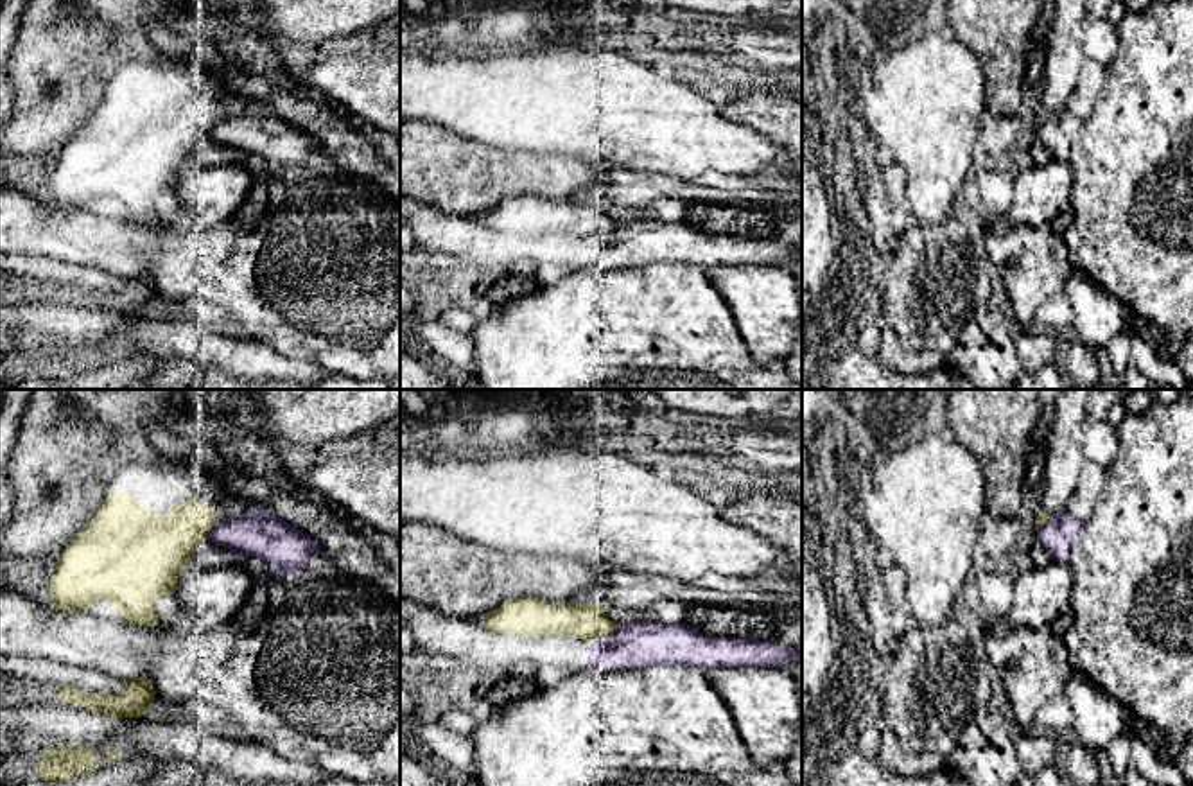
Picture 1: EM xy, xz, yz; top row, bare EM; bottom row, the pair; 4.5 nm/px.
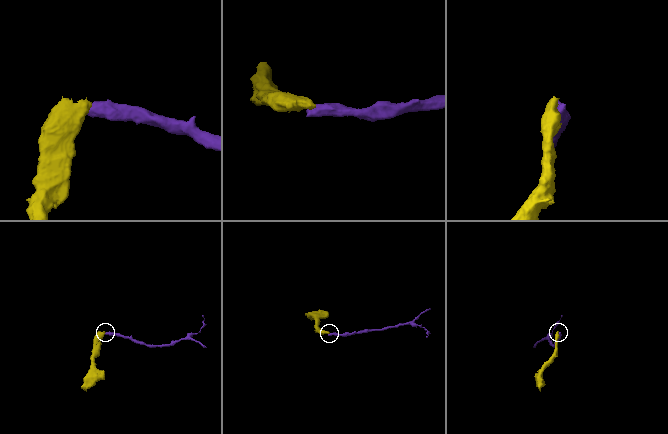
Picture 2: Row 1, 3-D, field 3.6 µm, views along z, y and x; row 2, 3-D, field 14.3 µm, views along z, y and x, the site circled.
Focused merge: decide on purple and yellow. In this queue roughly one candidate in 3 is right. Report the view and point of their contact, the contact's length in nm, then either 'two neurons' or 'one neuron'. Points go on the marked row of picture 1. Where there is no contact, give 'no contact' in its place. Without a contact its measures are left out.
contact xy (210, 530); length 100 nm; two neurons

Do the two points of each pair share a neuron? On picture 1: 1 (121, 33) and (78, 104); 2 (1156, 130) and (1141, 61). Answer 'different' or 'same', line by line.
1: different
2: same

